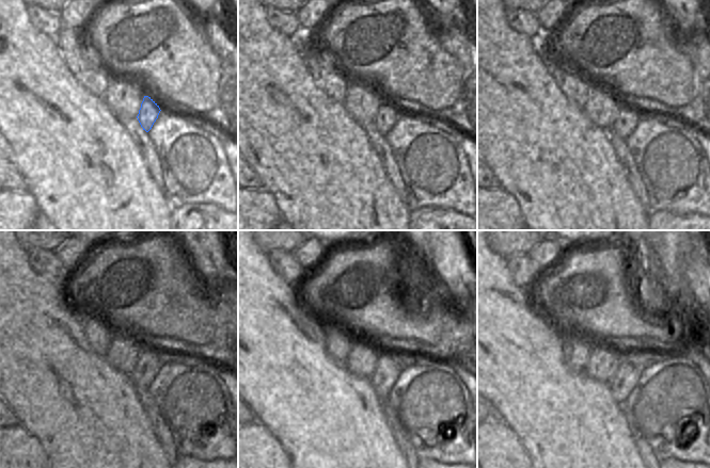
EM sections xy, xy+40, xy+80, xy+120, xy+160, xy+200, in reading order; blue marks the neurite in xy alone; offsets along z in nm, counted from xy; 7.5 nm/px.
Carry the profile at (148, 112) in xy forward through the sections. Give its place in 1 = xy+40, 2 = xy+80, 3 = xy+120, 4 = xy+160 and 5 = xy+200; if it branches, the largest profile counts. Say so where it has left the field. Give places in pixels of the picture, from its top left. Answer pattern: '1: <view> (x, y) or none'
1: xy+40 (388, 113)
2: xy+80 (628, 117)
3: xy+120 (147, 366)
4: xy+160 (387, 371)
5: xy+200 (625, 380)

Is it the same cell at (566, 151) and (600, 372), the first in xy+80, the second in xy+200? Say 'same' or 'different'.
different

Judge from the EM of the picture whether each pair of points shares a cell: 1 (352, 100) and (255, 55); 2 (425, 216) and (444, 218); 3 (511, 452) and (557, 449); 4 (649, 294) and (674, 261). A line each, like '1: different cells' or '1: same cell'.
1: different cells
2: same cell
3: different cells
4: different cells

